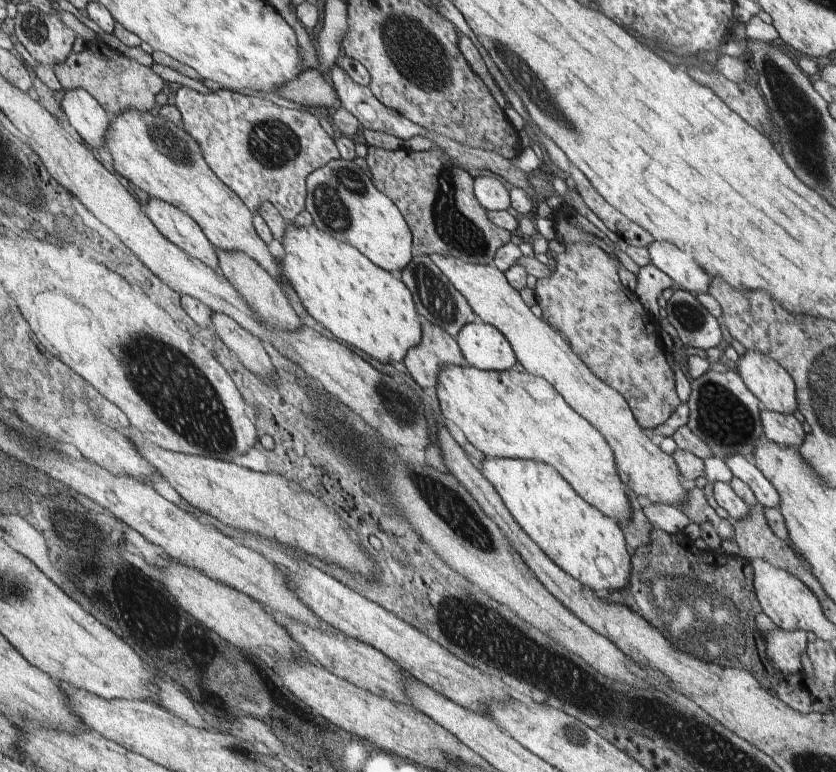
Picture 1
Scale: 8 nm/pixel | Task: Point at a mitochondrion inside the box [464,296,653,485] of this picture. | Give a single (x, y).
(512, 395)

